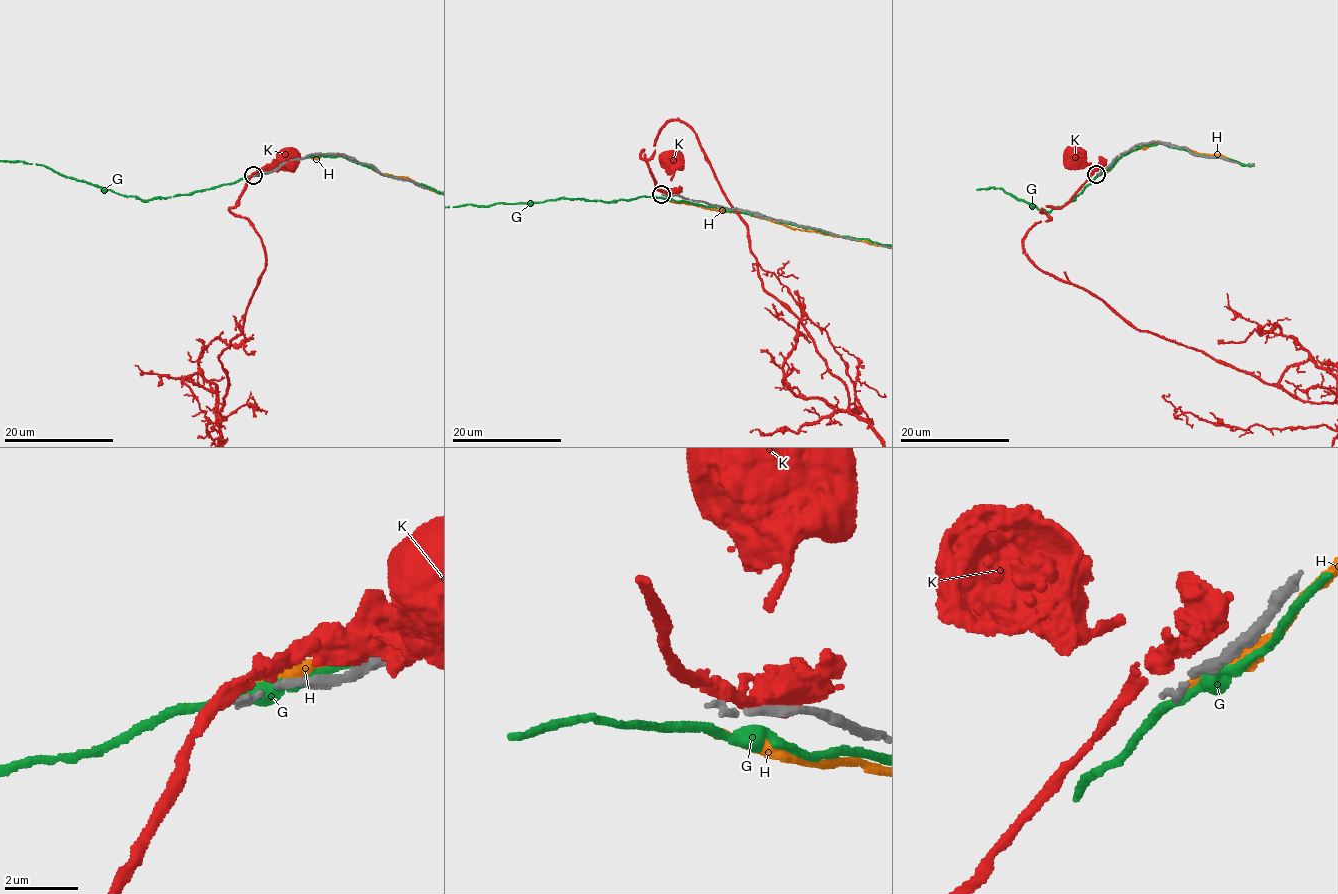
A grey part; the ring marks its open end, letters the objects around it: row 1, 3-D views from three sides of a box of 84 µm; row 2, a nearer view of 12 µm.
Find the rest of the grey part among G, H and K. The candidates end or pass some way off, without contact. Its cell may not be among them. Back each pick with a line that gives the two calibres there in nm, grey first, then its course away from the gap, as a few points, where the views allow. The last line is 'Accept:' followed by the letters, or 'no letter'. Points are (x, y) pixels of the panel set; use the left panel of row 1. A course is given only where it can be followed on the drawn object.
Accept: no letter

